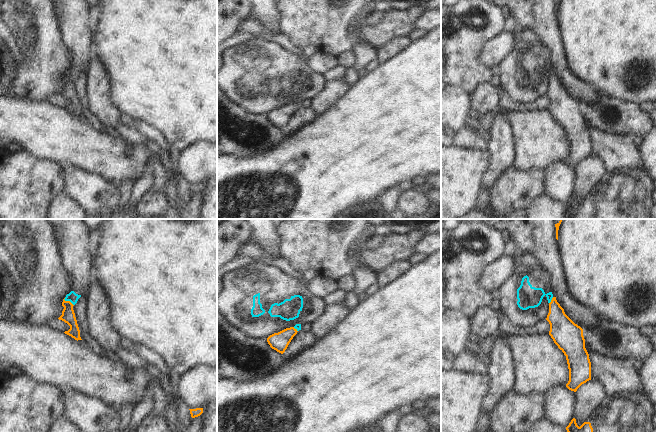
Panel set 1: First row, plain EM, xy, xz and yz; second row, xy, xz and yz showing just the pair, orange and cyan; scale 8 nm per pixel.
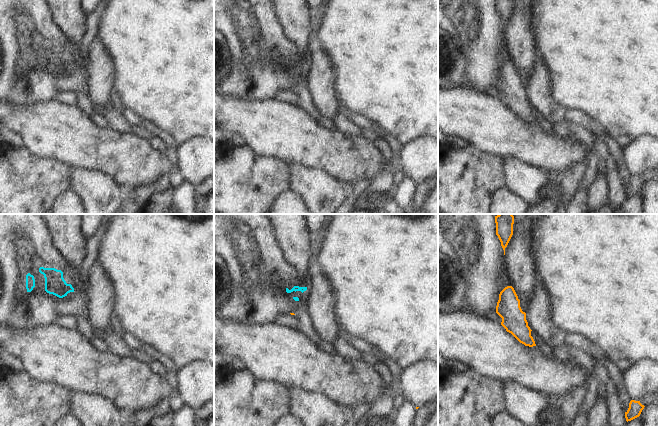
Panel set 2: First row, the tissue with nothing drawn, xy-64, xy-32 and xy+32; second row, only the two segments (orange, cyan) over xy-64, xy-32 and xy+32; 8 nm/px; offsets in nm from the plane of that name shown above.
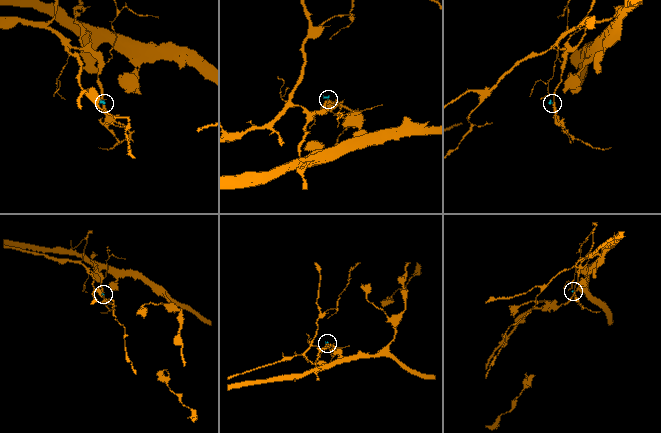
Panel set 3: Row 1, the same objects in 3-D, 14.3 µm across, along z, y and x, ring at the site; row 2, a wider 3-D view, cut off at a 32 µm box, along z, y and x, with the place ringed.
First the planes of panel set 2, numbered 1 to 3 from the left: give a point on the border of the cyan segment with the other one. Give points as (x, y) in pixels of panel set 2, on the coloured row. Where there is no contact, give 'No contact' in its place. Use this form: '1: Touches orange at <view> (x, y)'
1: No contact
2: No contact
3: No contact

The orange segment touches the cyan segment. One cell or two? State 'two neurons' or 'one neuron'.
two neurons

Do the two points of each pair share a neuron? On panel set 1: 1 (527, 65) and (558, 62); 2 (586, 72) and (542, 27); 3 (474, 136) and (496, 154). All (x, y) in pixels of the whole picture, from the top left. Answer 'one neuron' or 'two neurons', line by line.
1: two neurons
2: two neurons
3: two neurons

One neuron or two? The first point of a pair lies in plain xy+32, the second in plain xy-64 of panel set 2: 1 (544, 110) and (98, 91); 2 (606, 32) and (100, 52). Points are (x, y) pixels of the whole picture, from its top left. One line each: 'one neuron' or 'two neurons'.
1: one neuron
2: two neurons

